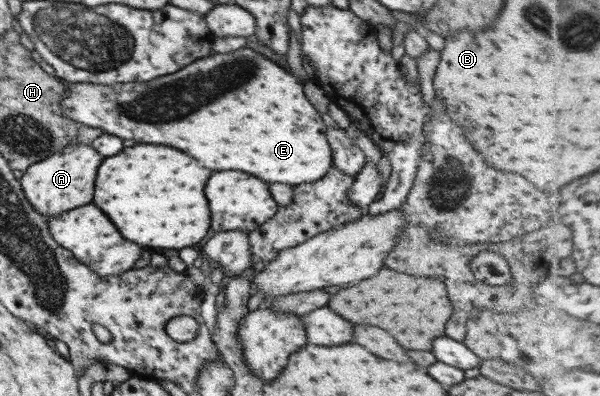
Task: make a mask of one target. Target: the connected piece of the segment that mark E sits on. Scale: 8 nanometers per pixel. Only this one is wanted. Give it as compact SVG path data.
M247 46L233 52L203 57L173 75L139 85L91 85L85 82L67 85L71 89L65 89L69 93L63 94L60 101L67 117L121 139L143 143L145 137L145 143L183 149L183 153L193 155L213 171L233 169L251 173L267 183L301 185L320 180L334 165L331 147L325 137L325 125L305 97L303 85L279 64L275 65L275 62Z

